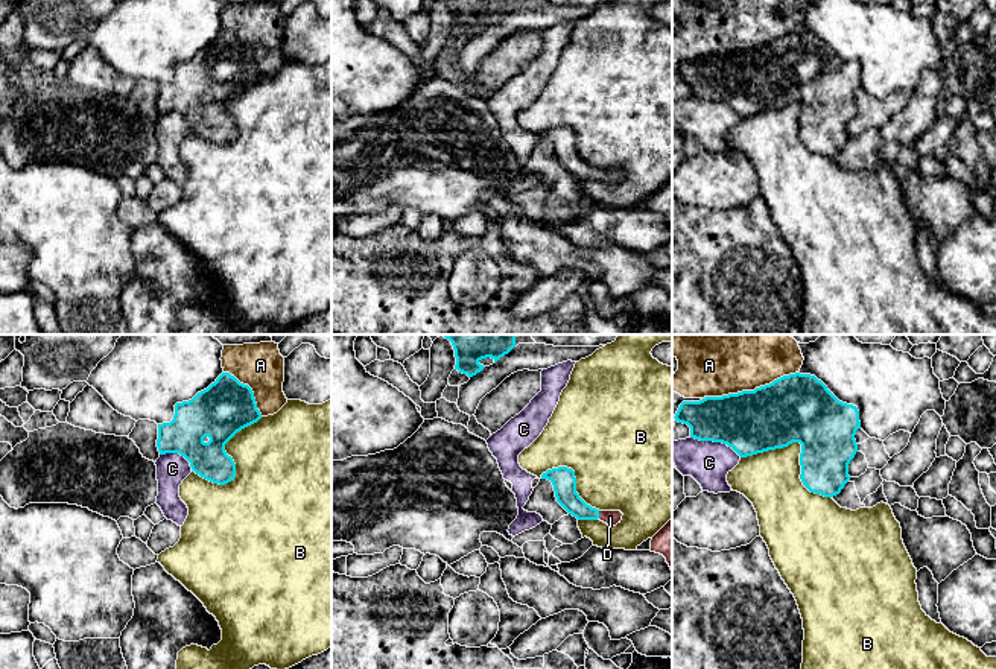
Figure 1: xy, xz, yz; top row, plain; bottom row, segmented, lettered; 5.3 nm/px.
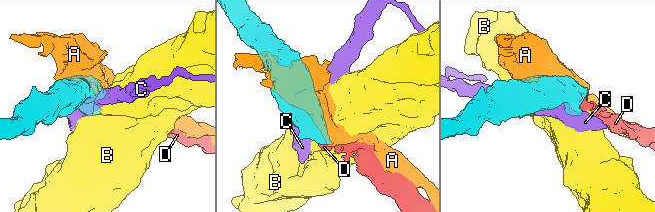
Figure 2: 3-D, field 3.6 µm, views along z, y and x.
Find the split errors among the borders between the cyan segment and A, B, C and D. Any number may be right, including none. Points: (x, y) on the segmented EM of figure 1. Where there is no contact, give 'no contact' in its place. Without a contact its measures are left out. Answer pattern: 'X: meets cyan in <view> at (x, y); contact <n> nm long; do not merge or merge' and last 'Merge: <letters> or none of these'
A: meets cyan in yz at (751, 391); contact 500 nm long; do not merge
B: meets cyan in yz at (802, 449); contact 550 nm long; do not merge
C: meets cyan in yz at (715, 441); contact 300 nm long; do not merge
D: meets cyan in xz at (598, 516); contact 50 nm long; merge
Merge: D

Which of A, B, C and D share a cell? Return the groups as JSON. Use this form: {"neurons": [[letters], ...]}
{"neurons": [["A"], ["B"], ["C"], ["D"]]}

